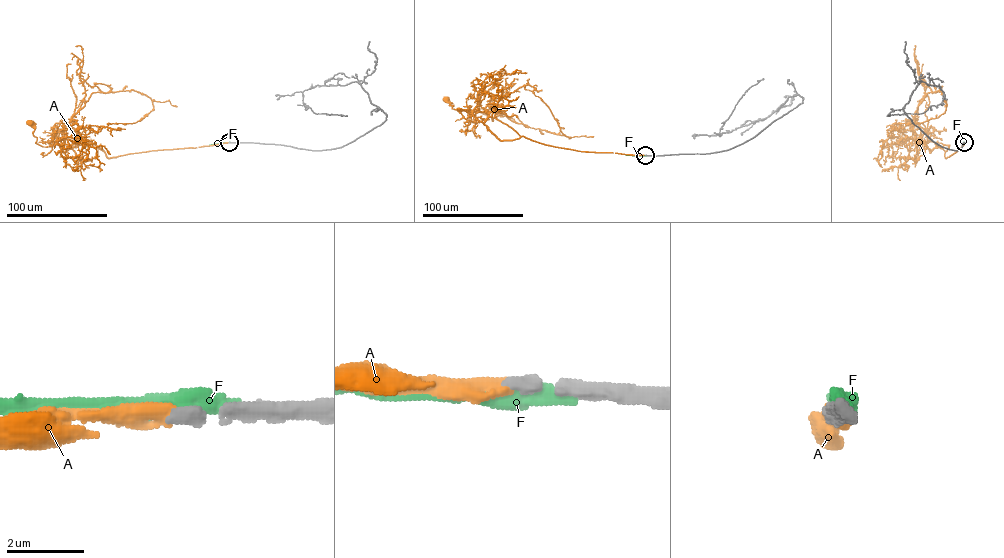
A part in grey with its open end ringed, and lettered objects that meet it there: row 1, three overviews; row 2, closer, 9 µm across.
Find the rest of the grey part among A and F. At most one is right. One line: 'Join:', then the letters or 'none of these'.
Join: A

